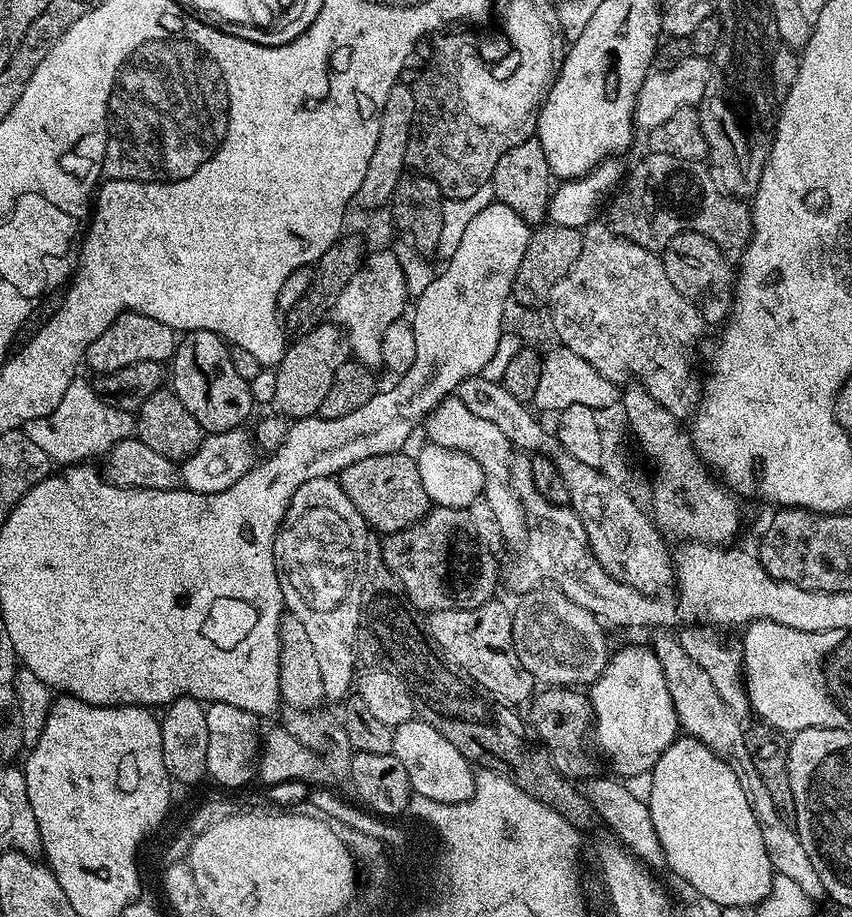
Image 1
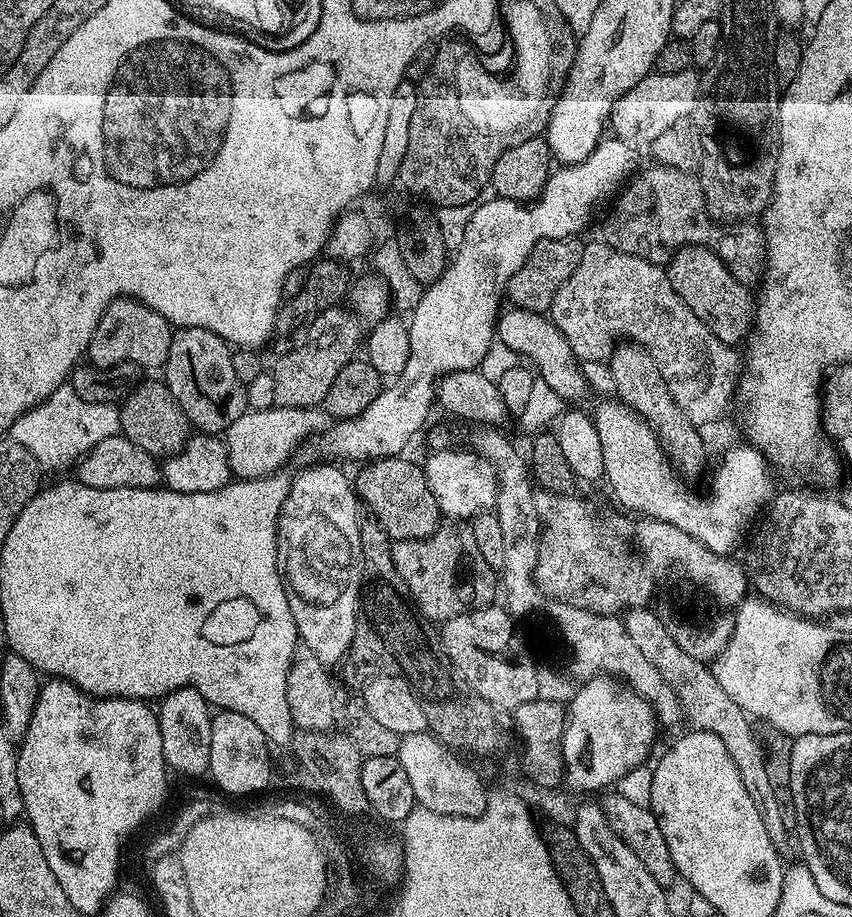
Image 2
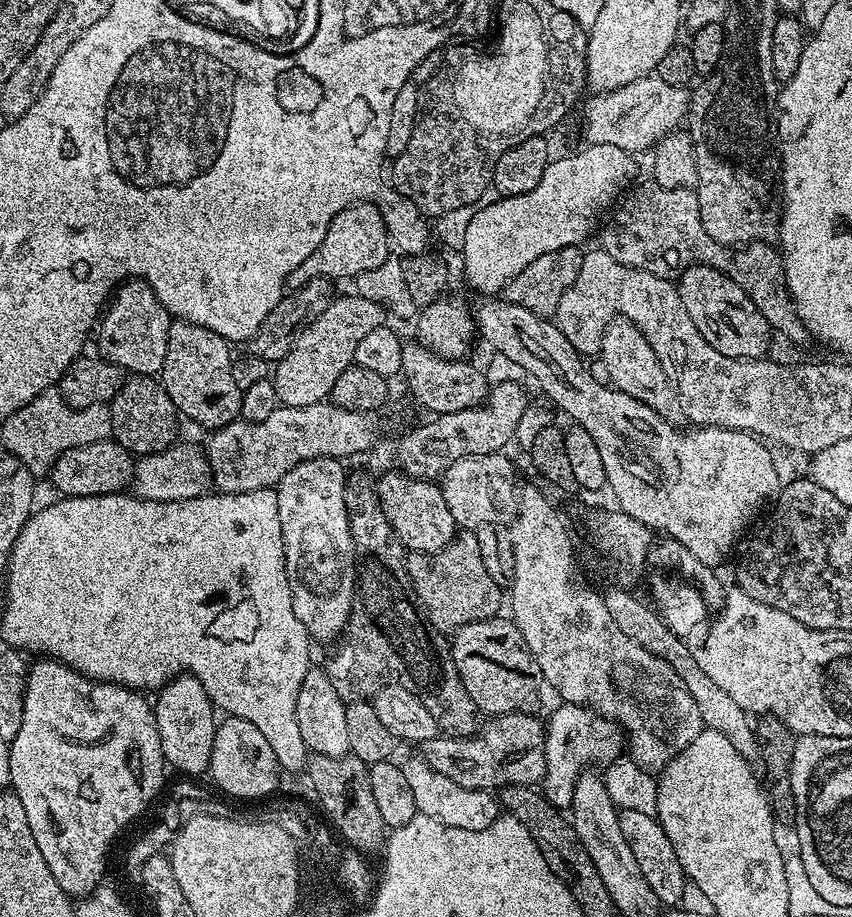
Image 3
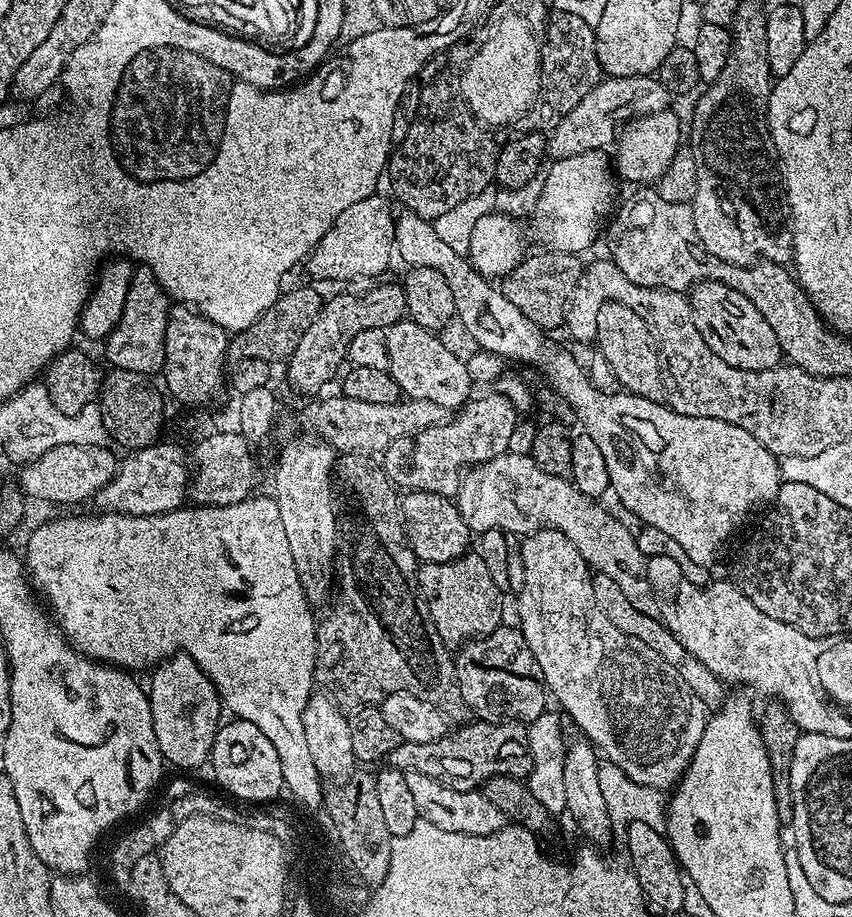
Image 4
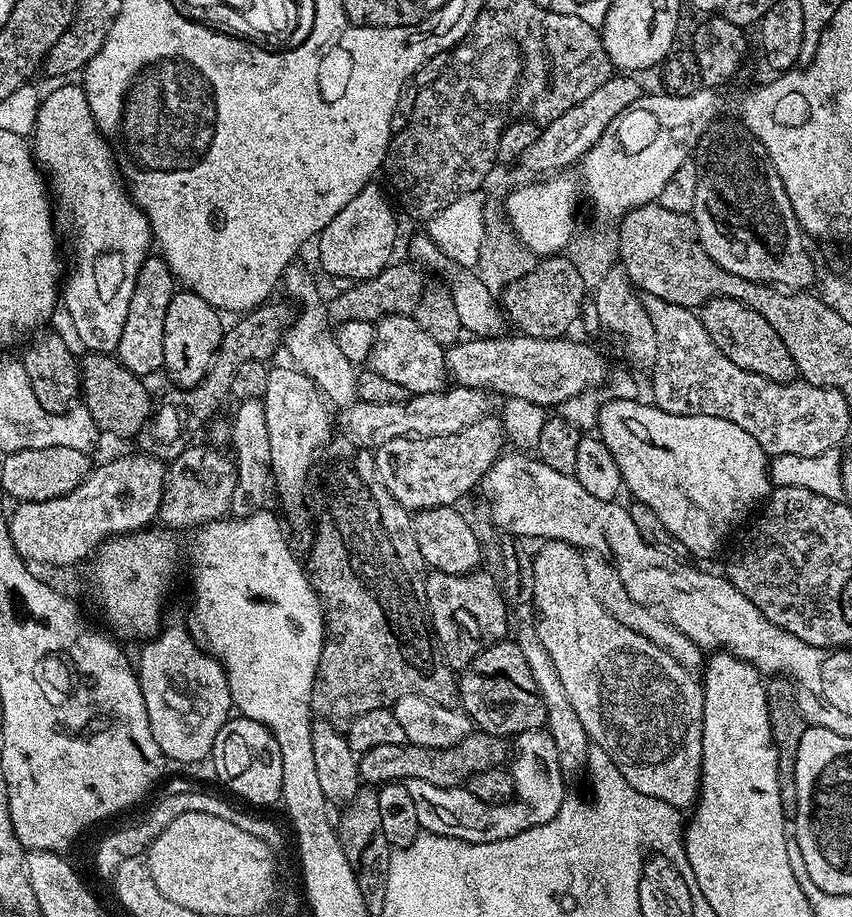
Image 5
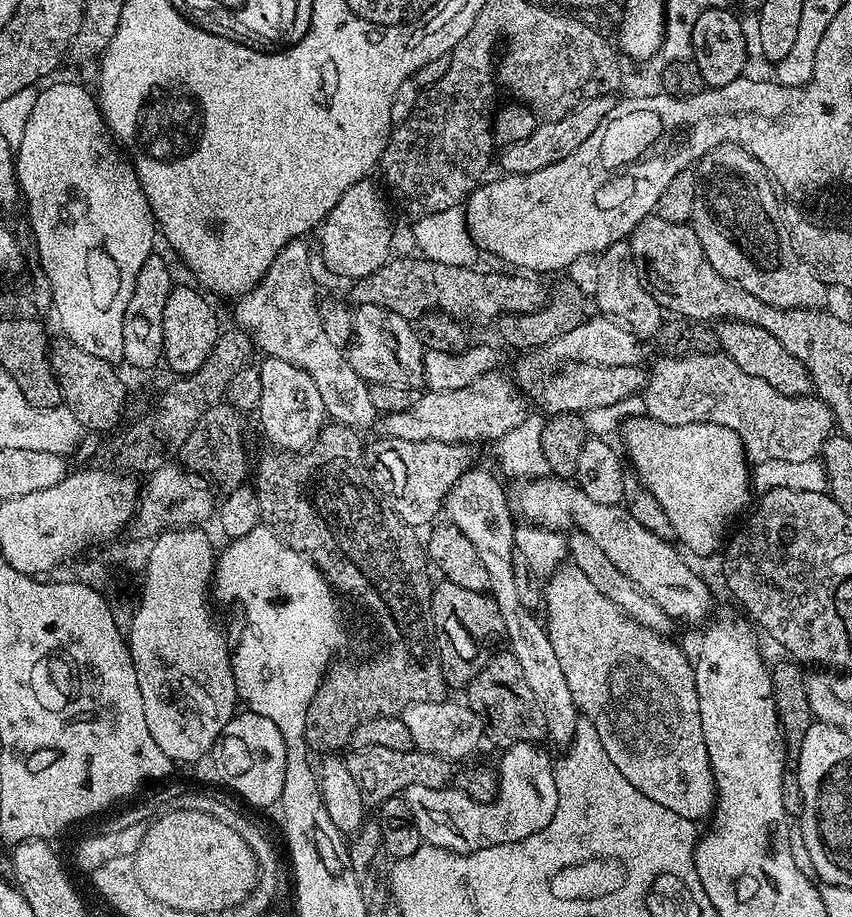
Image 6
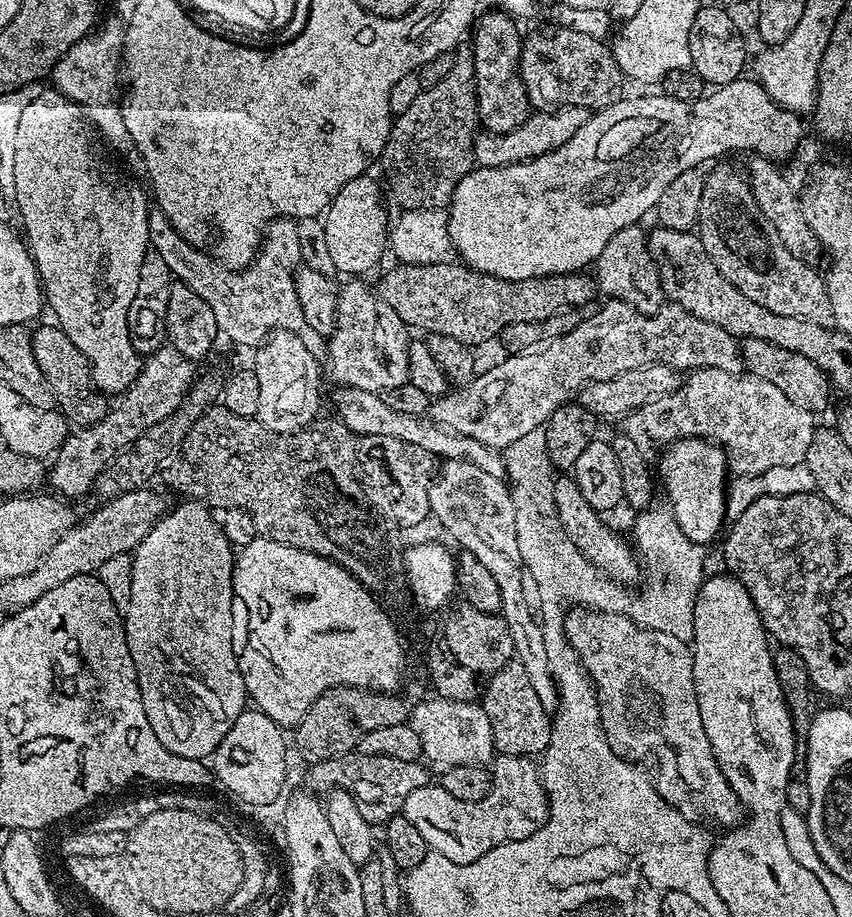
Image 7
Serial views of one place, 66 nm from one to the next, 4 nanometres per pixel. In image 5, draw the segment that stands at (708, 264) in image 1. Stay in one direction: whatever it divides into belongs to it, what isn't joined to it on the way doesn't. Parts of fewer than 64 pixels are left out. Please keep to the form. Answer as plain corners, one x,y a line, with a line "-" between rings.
715,296
699,309
698,315
714,346
718,346
718,350
722,350
722,354
730,358
734,366
750,370
776,384
787,384
797,379
798,373
794,358
790,358
790,350
786,350
786,345
782,338
778,338
774,326
770,326
770,322
766,322
766,318
762,318
762,314
758,314
753,308
748,308
734,298

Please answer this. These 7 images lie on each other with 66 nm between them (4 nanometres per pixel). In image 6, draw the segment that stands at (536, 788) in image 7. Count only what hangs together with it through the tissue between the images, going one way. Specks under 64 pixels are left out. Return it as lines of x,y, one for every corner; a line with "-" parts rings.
532,752
516,760
517,772
500,772
500,793
489,804
474,802
455,787
431,788
410,786
402,794
403,800
414,814
421,841
435,848
448,848
452,852
477,852
490,846
510,842
523,842
550,826
554,810
558,810
558,786
553,757

